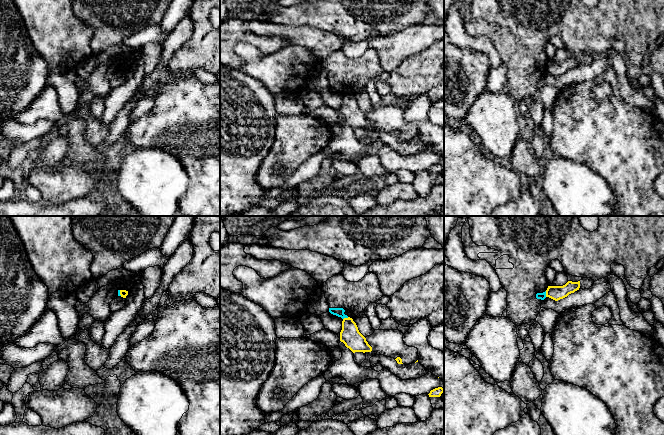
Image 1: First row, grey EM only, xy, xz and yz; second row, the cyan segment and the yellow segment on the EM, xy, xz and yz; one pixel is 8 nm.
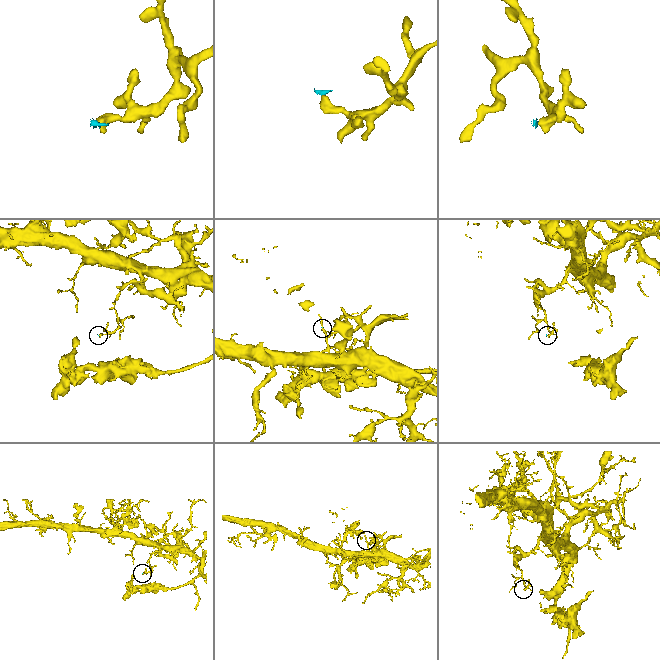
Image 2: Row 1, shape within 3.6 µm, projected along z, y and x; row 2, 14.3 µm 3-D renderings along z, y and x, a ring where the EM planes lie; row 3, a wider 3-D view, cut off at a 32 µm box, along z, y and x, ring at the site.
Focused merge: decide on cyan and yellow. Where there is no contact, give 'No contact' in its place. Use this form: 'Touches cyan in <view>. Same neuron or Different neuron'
Touches cyan in yz. Different neuron

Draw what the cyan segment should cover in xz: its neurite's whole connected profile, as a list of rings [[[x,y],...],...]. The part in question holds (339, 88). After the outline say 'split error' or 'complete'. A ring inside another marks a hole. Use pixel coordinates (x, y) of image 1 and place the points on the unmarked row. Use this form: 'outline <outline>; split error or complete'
outline [[[368,48],[358,58],[347,57],[340,49],[324,58],[320,65],[325,69],[329,88],[342,95],[354,94],[383,72],[379,55],[372,48]]]; split error

